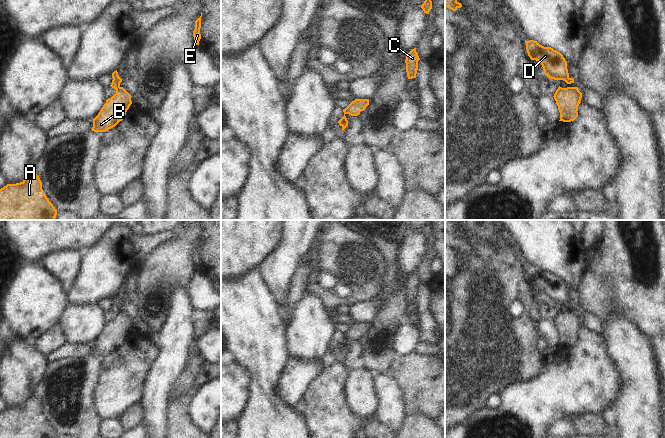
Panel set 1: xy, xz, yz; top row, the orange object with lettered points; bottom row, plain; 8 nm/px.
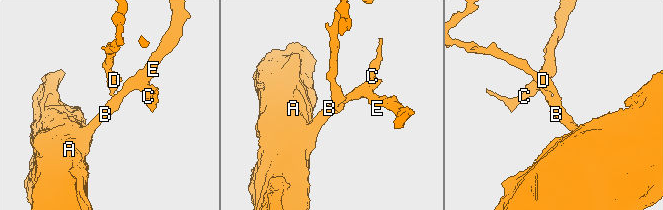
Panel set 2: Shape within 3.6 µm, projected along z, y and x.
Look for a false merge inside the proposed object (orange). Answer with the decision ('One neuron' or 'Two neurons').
Two neurons.

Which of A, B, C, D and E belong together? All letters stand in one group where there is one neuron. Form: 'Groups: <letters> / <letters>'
Groups: A B C E / D.

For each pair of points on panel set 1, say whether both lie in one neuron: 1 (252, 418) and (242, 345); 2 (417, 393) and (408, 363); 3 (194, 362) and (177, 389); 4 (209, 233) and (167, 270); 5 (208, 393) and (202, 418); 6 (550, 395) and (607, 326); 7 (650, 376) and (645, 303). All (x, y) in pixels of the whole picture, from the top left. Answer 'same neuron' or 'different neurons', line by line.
1: same neuron
2: same neuron
3: same neuron
4: different neurons
5: same neuron
6: different neurons
7: different neurons

